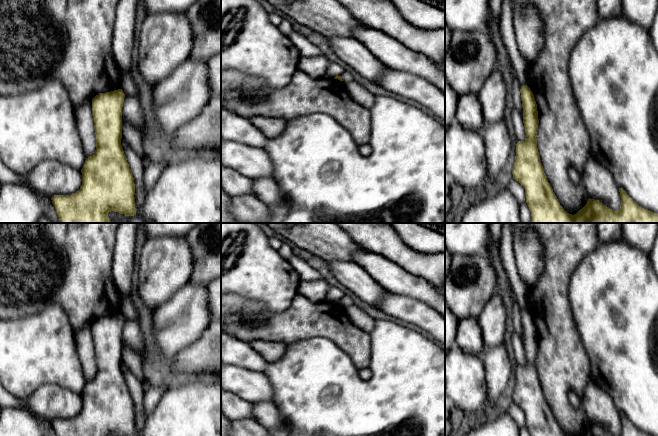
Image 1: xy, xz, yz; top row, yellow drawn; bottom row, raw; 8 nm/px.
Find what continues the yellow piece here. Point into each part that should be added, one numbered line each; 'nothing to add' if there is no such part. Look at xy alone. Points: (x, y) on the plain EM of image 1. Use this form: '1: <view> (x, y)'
nothing to add

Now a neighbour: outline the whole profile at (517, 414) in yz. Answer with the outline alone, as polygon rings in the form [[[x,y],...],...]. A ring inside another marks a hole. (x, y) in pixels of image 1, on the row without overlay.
[[[512,403],[507,411],[519,428],[526,426],[524,411],[515,403]]]

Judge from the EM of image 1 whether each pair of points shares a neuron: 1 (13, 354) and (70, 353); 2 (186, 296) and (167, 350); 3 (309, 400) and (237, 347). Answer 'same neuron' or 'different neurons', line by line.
1: same neuron
2: same neuron
3: different neurons

